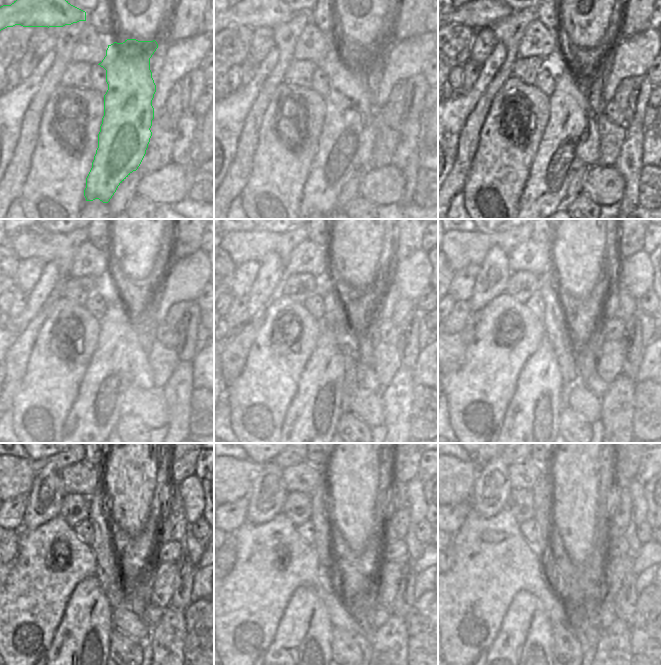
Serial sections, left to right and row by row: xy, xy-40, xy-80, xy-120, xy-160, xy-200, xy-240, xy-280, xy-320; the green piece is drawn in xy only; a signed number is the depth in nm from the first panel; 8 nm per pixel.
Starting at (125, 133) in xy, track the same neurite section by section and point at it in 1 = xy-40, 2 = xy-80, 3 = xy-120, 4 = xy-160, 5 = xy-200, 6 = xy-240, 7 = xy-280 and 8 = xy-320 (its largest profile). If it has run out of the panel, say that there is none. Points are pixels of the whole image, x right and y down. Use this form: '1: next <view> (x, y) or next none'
1: next xy-40 (346, 142)
2: next xy-80 (570, 142)
3: next xy-120 (119, 362)
4: next xy-160 (310, 422)
5: next xy-200 (530, 422)
6: next xy-240 (81, 645)
7: next xy-280 (302, 646)
8: next xy-320 (523, 646)

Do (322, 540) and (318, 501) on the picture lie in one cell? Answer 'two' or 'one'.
one

